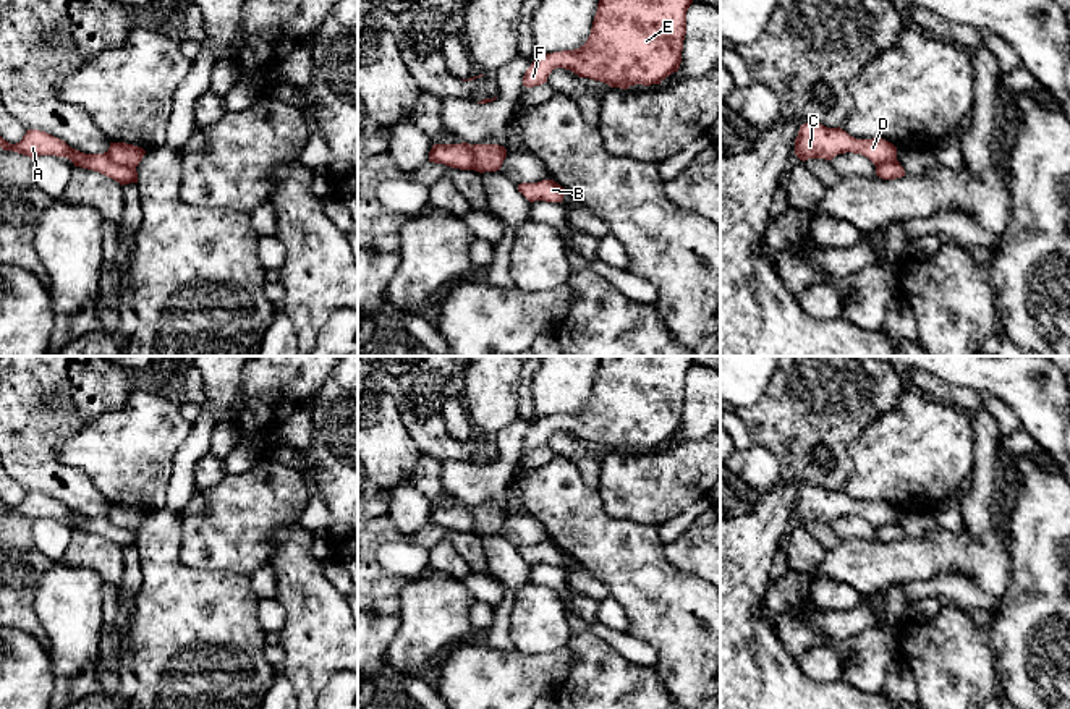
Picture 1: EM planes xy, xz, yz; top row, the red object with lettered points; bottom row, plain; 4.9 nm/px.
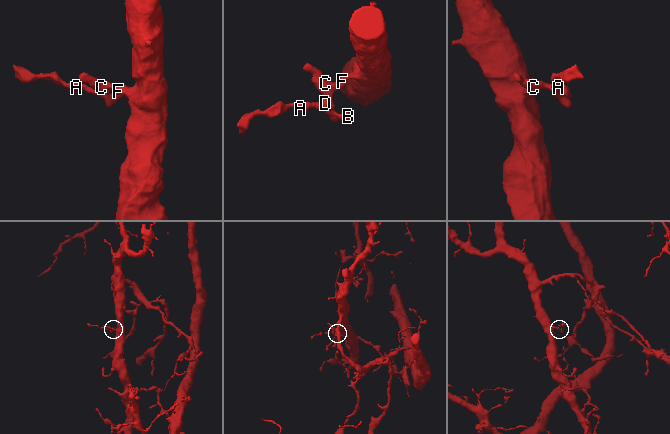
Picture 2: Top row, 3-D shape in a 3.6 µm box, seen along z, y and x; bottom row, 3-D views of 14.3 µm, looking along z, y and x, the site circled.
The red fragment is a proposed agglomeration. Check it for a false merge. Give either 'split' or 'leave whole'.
split

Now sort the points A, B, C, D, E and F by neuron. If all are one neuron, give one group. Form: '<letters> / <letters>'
A B / C D E F

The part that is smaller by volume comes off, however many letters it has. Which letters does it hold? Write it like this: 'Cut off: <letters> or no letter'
Cut off: A, B

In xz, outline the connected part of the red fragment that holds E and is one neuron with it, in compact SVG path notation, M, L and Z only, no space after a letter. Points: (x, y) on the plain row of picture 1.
M601 356L588 403L575 413L537 419L526 432L523 448L534 450L547 445L555 431L620 452L635 447L660 447L680 431L686 374L691 366L693 356Z

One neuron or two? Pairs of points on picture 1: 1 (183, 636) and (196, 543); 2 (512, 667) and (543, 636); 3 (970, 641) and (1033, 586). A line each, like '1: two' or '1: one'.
1: two
2: two
3: two

